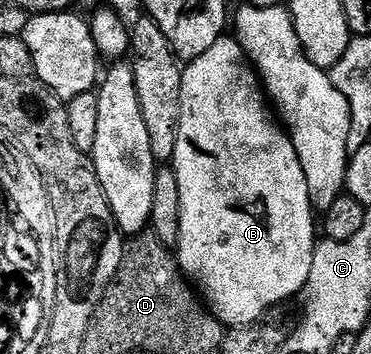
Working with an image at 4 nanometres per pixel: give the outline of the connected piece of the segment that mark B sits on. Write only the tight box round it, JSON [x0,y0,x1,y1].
[172,37,316,327]

